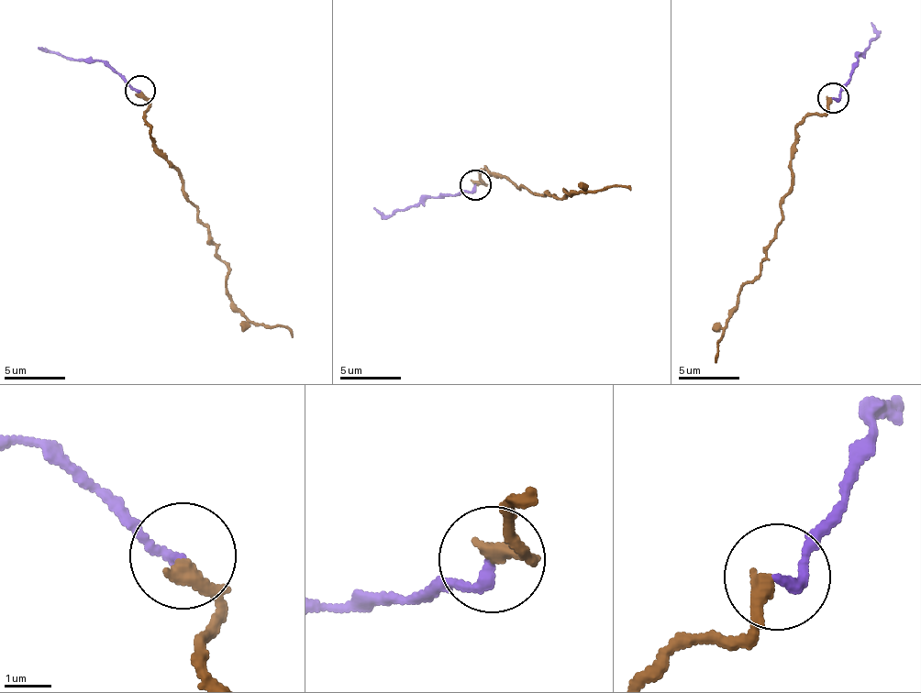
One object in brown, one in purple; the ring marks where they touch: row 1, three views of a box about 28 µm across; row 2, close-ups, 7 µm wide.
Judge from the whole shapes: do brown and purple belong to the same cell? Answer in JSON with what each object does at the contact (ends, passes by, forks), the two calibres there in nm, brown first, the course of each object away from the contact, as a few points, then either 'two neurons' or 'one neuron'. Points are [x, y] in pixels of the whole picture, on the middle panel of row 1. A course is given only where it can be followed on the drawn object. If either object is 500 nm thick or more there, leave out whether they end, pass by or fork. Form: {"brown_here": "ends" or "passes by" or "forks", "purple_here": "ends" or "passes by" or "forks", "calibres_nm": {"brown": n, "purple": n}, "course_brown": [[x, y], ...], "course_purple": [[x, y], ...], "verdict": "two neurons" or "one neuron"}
{"brown_here": "ends", "purple_here": "ends", "calibres_nm": {"brown": 360, "purple": 220}, "course_brown": [[474, 182], [484, 183], [481, 171], [488, 166], [488, 174], [539, 197], [631, 189]], "course_purple": [[474, 185], [437, 197], [422, 197], [385, 214], [372, 206]], "verdict": "two neurons"}

